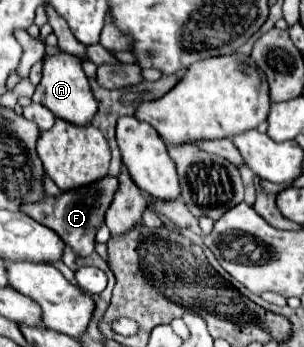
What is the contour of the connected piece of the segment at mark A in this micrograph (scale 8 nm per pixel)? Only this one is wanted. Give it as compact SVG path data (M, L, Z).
M65 52L45 58L43 78L37 84L37 90L33 94L33 102L43 104L45 108L49 108L55 114L55 118L61 118L61 120L75 124L75 126L91 124L93 116L97 114L97 100L91 92L87 76L81 68L81 60L75 58L73 54L65 54Z

